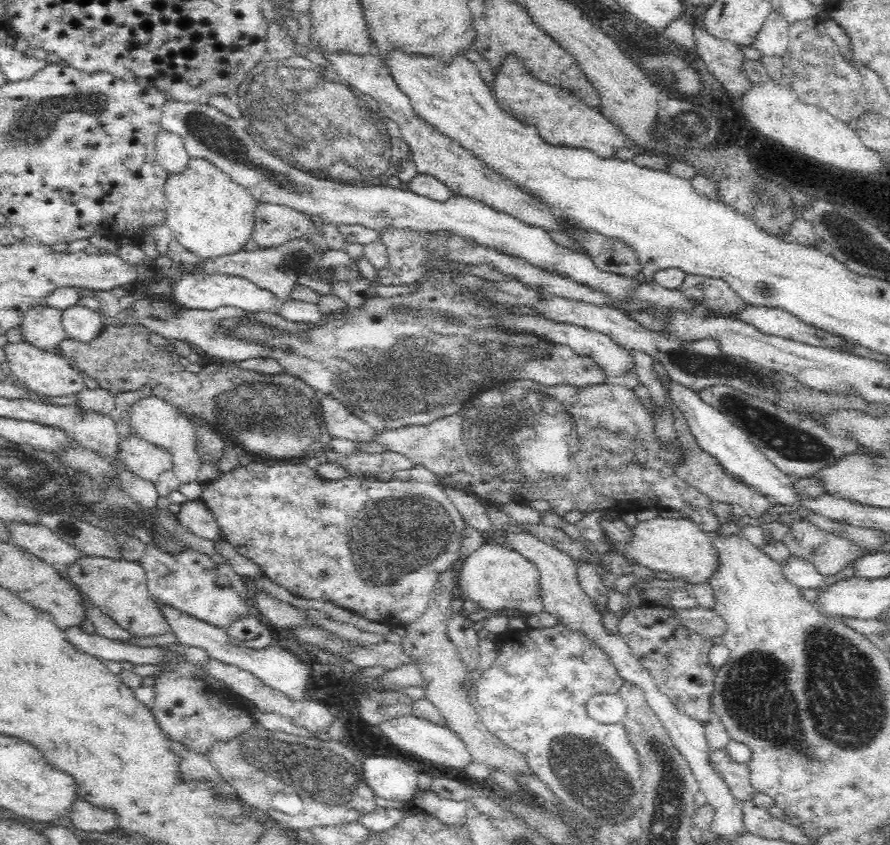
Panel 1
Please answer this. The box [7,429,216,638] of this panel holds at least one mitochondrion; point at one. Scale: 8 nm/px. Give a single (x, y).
(162, 533)

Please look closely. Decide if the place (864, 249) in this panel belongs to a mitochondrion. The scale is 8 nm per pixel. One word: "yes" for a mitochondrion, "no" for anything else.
yes

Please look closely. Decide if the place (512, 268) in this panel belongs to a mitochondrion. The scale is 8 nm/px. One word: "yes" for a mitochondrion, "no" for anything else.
no

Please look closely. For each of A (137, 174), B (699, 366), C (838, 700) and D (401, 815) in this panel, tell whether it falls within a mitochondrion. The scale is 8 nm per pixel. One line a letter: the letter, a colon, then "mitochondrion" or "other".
A: other
B: mitochondrion
C: mitochondrion
D: other

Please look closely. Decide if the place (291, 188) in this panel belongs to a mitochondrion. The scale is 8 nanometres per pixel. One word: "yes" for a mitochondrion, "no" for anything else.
yes

